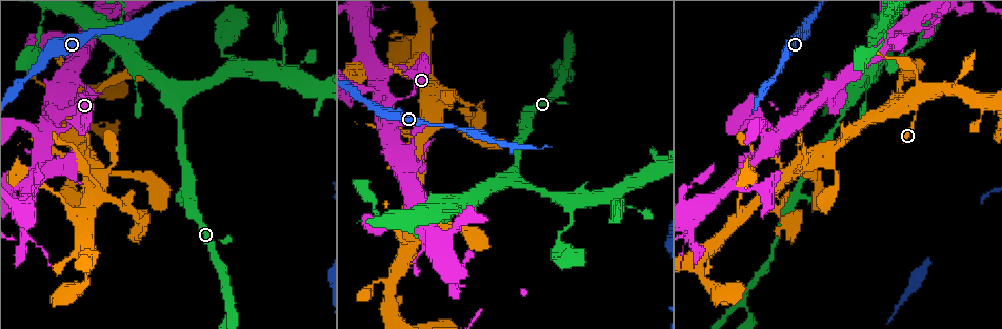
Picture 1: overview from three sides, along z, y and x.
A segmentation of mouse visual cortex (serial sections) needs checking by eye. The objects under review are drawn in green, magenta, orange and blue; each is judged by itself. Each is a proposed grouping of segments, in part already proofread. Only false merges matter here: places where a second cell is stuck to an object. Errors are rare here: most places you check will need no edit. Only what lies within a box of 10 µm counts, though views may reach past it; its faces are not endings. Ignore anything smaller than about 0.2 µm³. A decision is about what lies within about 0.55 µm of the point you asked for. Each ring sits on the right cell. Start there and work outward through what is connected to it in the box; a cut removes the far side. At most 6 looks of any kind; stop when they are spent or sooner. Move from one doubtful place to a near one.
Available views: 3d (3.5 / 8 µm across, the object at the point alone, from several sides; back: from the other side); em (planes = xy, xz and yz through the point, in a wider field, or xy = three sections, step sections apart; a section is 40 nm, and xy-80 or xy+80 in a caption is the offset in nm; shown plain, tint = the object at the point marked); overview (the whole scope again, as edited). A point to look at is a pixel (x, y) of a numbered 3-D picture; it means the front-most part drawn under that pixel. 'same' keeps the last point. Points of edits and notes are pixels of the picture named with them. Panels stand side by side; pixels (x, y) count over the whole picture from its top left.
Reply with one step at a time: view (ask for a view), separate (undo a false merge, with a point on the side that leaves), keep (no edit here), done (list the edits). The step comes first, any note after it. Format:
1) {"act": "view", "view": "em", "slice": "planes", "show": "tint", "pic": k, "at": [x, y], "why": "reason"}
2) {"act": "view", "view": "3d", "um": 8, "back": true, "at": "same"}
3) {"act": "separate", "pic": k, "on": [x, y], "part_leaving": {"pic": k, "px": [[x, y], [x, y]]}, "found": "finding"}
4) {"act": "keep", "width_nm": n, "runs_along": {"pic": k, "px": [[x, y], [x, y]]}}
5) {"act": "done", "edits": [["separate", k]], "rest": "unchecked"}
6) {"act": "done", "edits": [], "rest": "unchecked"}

{"act": "view", "view": "3d", "um": 3.5, "pic": 1, "at": [392, 102], "why": "sharp bend"}

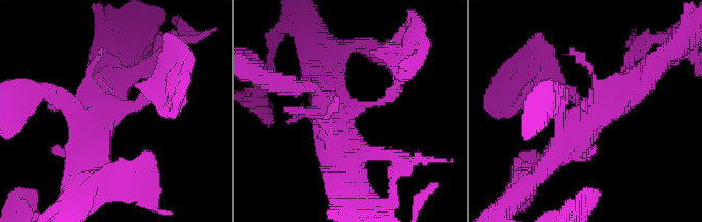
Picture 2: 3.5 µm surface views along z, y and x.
{"act": "view", "view": "em", "slice": "xy", "step": 3, "show": "tint", "pic": 2, "at": [588, 113]}

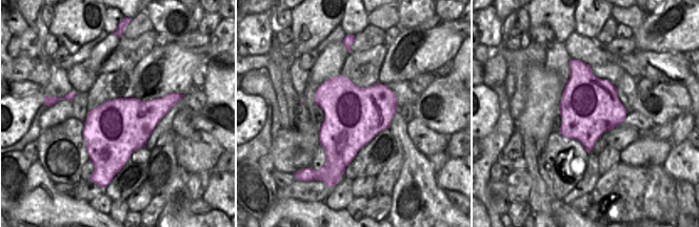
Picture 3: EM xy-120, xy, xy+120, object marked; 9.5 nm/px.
{"act": "keep", "runs_along": {"pic": 2, "px": [[396, 83], [386, 100], [335, 124], [341, 167]]}, "found": "continuous, no second cell"}

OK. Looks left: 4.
{"act": "view", "view": "3d", "um": 3.5, "pic": 1, "at": [575, 201], "why": "branch point"}

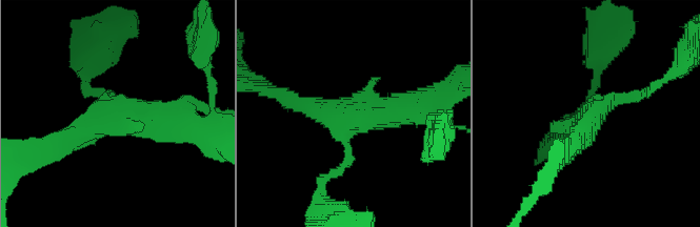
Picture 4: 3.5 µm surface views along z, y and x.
{"act": "view", "view": "em", "slice": "xy", "step": 5, "show": "tint", "pic": 4, "at": [593, 119], "why": "now the EM"}

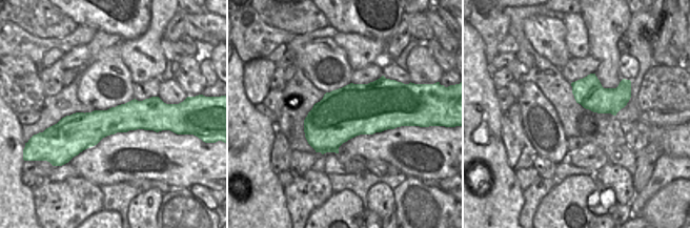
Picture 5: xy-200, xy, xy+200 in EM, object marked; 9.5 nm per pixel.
{"act": "keep", "runs_along": {"pic": 4, "px": [[56, 142], [118, 117], [185, 123]]}, "found": "all the same cell"}

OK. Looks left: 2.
{"act": "view", "view": "3d", "um": 3.5, "pic": 1, "at": [228, 300]}

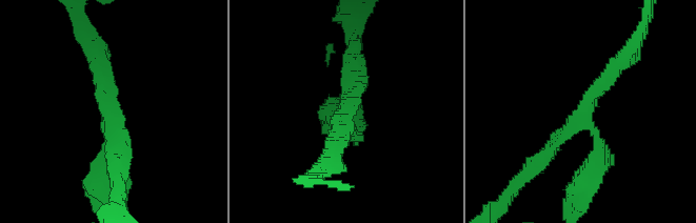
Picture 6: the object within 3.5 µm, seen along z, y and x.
{"act": "keep", "arm_widths_nm": [200, 250, 250], "found": "one cell here"}

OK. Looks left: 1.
{"act": "done", "edits": [], "rest": "unchecked"}

